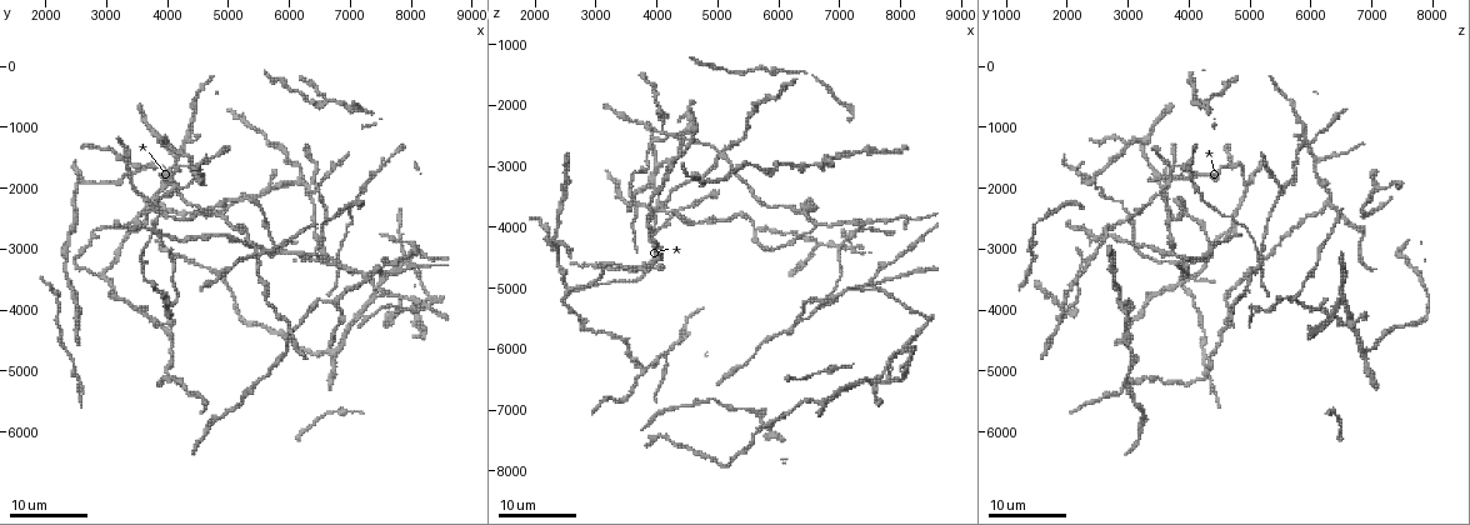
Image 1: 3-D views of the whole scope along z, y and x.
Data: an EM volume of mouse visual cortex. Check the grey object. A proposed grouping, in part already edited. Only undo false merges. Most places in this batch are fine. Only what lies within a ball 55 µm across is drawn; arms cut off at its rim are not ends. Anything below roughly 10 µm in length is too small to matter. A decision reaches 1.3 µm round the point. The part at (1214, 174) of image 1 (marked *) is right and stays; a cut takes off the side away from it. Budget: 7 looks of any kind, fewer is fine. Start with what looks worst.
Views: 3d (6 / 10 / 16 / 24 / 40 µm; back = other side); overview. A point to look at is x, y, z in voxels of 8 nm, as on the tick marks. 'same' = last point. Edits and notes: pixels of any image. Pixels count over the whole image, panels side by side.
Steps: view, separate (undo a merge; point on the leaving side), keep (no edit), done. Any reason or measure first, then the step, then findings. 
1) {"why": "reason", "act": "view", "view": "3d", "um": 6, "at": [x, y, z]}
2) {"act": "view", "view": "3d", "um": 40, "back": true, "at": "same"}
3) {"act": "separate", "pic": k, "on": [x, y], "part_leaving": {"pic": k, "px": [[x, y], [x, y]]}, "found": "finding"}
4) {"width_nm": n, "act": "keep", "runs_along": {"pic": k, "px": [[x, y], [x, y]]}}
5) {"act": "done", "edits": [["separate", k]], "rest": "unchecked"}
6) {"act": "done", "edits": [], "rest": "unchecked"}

{"why": "side arm on a straight run", "act": "view", "view": "3d", "um": 24, "at": [4450, 1850, 2400]}

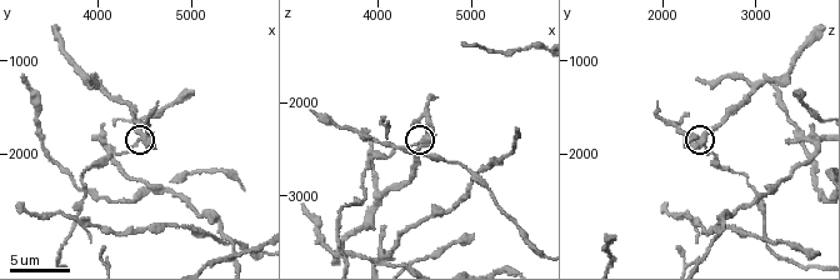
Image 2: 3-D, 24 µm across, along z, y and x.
{"act": "view", "view": "3d", "um": 10, "at": [4500, 1800, 2400]}

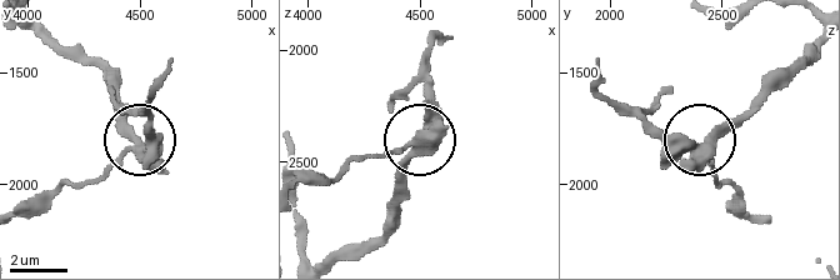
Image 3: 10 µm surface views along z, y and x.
{"act": "separate", "pic": 3, "on": [146, 129], "part_leaving": {"pic": 3, "px": [[419, 133], [393, 149], [356, 156], [335, 173], [306, 178]]}, "found": "a second cell is stuck on"}

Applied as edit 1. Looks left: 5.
{"act": "view", "view": "overview"}

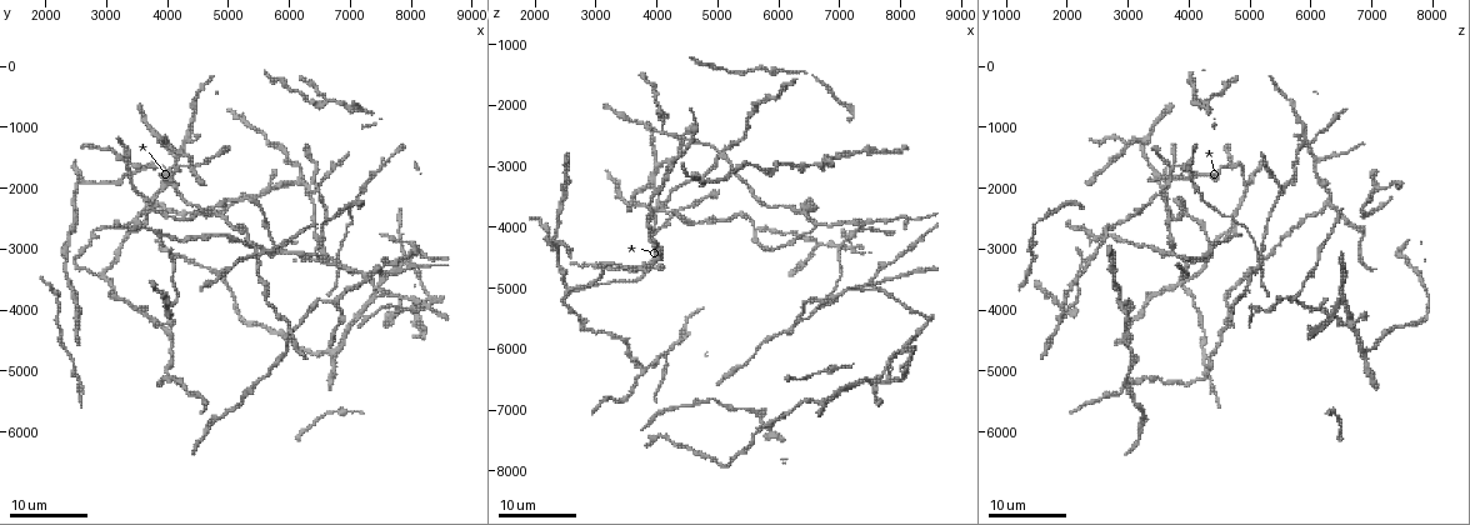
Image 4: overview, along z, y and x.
{"why": "four arms meet", "act": "view", "view": "3d", "um": 24, "at": [7650, 3750, 4900]}

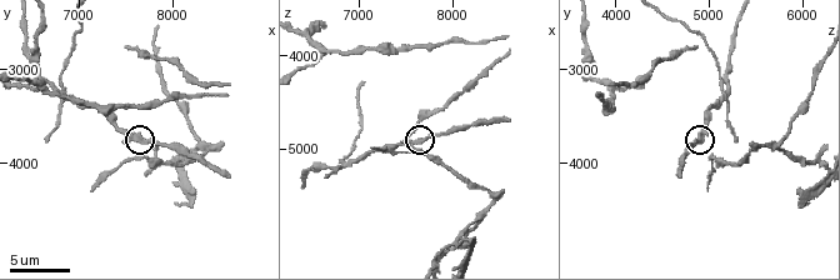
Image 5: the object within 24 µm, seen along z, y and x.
{"act": "view", "view": "3d", "um": 6, "at": [7650, 3750, 4950]}

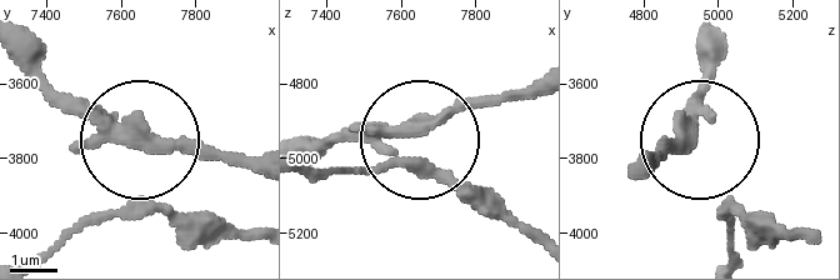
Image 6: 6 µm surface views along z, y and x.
{"arms": 4, "act": "keep", "found": "continuous, no second cell"}

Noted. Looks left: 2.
{"why": "two arms in line, one across", "act": "view", "view": "3d", "um": 16, "at": [6750, 3200, 5200]}

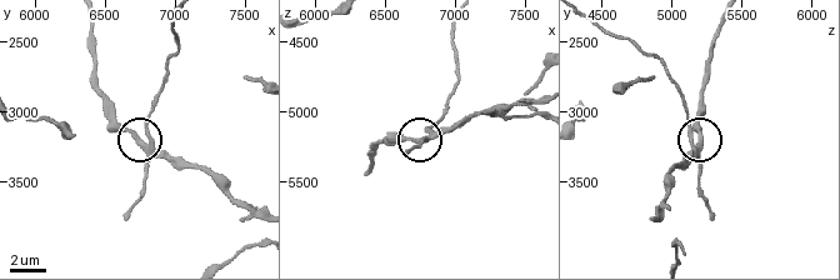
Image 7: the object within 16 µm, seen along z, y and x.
{"why": "from behind", "act": "view", "view": "3d", "um": 16, "back": true, "at": [6740, 3200, 5200]}

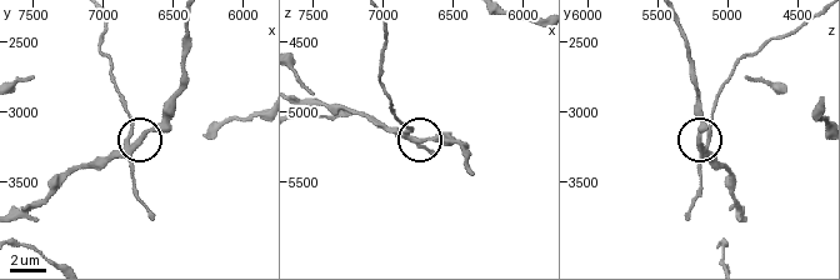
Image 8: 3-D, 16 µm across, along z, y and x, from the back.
{"width_nm": 210, "act": "separate", "pic": 8, "on": [133, 179], "found": "two cells meet here"}

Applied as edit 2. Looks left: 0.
{"act": "done", "edits": [["separate", 3], ["separate", 8]], "rest": "unchecked"}

